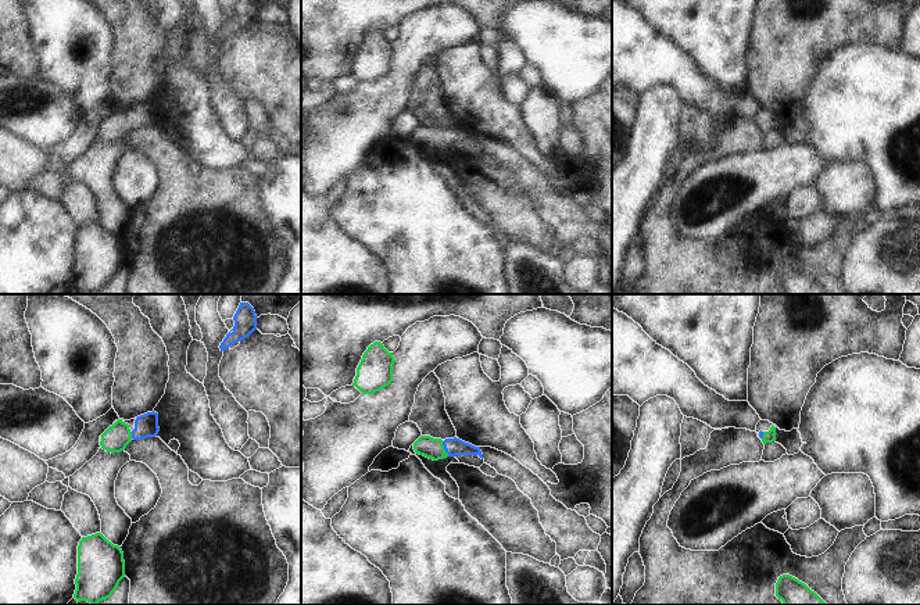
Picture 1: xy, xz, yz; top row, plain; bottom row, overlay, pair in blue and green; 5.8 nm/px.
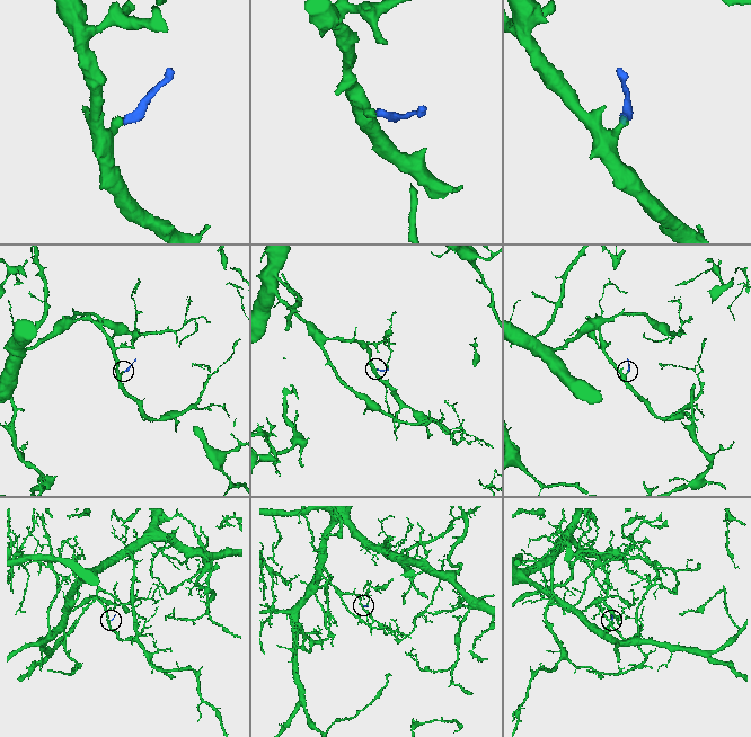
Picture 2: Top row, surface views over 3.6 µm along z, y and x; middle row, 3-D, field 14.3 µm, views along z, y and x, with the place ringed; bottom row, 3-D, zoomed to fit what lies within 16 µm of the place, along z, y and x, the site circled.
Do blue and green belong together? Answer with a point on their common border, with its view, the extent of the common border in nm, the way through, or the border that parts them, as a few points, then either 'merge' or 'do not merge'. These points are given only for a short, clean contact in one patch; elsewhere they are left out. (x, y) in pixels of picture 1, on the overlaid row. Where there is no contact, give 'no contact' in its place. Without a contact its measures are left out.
meets blue in xz at (444, 448); contact 100 nm long; runs through xz (453, 447), (444, 448), (430, 448), (426, 446); merge

